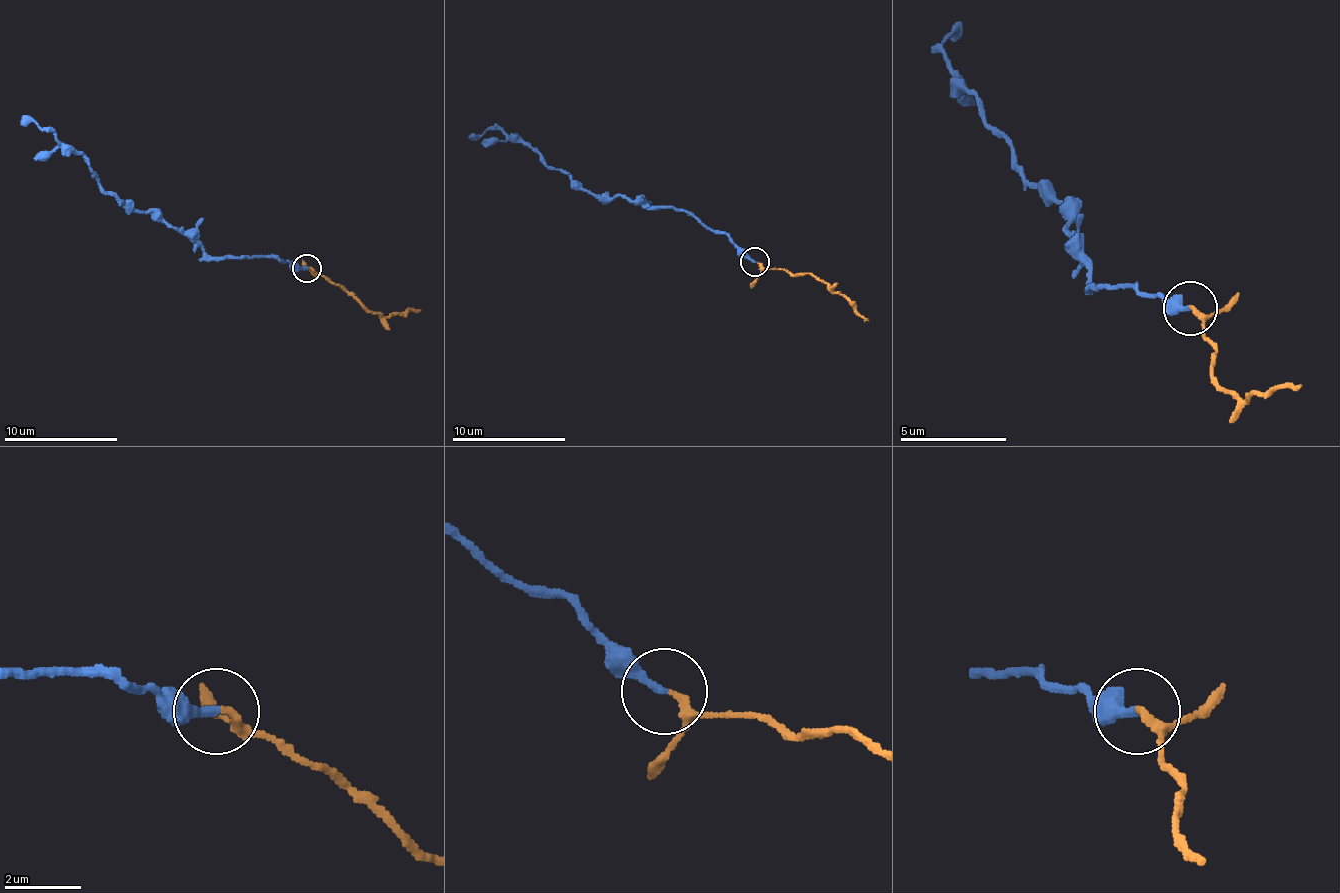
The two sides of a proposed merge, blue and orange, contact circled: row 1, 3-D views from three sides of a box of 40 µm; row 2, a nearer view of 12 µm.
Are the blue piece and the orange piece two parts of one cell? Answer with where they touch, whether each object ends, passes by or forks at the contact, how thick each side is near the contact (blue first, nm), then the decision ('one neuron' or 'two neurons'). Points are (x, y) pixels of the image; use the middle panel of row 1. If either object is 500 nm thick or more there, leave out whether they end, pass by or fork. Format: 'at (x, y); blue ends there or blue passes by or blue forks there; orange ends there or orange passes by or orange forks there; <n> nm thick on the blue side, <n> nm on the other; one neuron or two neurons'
at (755, 262); blue ends there; orange passes by; 240 nm thick on the blue side, 170 nm on the other; one neuron

